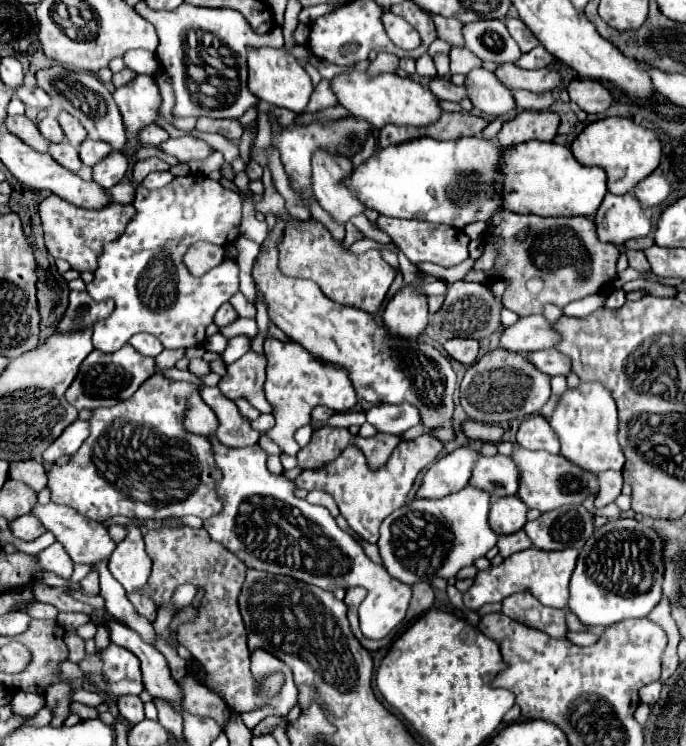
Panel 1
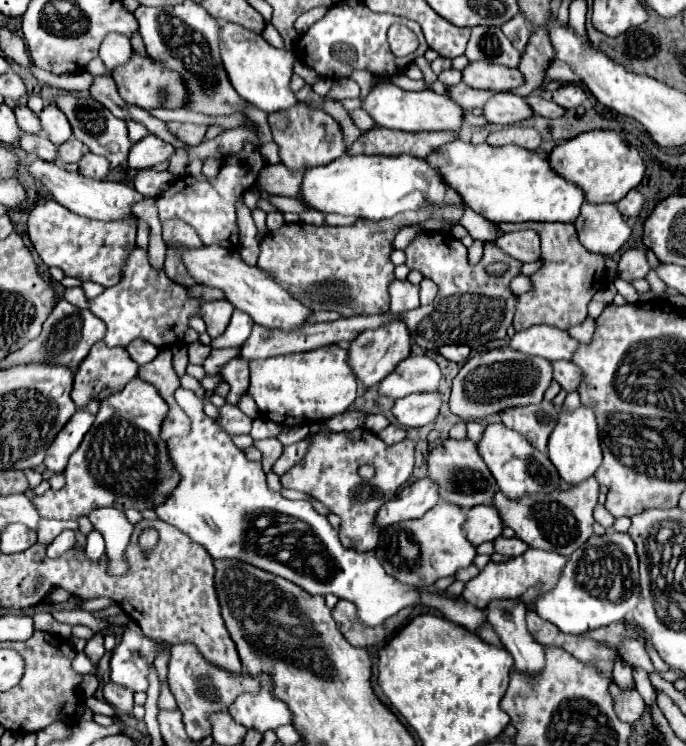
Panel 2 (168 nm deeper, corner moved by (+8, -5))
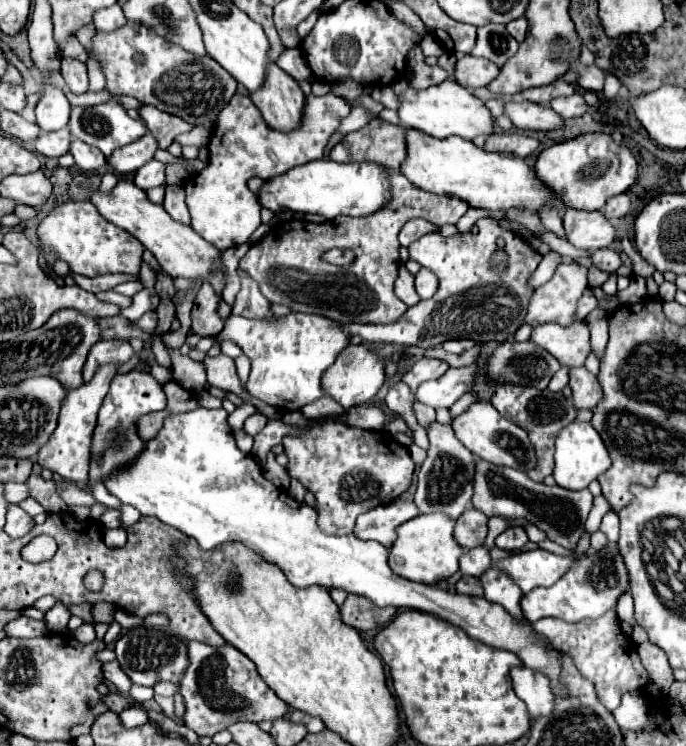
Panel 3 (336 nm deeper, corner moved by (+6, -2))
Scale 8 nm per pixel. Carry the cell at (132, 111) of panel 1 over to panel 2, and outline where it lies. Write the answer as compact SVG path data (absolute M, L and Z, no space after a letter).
M132 52L132 60L128 64L114 68L112 78L118 86L118 94L128 102L136 104L140 108L168 108L168 110L180 110L184 108L184 96L188 96L188 88L184 88L184 80L176 76L176 72L168 72L164 64L158 60L152 60L150 56L140 56Z

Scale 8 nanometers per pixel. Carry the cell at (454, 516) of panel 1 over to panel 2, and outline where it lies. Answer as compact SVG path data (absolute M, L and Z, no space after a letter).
M440 502L418 520L406 520L382 530L376 546L376 556L384 570L396 580L416 588L432 586L438 578L454 576L456 570L470 566L476 556L476 548L466 540L462 530L464 520L464 508Z

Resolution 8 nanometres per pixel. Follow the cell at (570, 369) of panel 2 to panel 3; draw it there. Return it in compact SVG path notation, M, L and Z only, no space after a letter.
M586 367L570 369L570 389L576 409L592 409L602 399L602 389L598 379Z

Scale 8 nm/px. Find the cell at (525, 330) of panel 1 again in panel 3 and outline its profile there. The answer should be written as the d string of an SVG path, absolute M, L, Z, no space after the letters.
M584 321L562 327L558 323L544 323L532 329L530 341L552 353L564 367L582 367L590 353L590 331Z

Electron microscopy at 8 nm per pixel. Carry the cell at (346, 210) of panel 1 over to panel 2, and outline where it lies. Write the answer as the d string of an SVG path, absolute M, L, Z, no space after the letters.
M296 102L292 108L284 112L272 112L268 114L268 124L272 130L274 142L280 146L280 158L282 164L286 164L292 170L298 170L302 166L312 168L318 164L330 164L332 160L344 156L344 134L340 124L326 114L320 108L314 108L306 102Z

